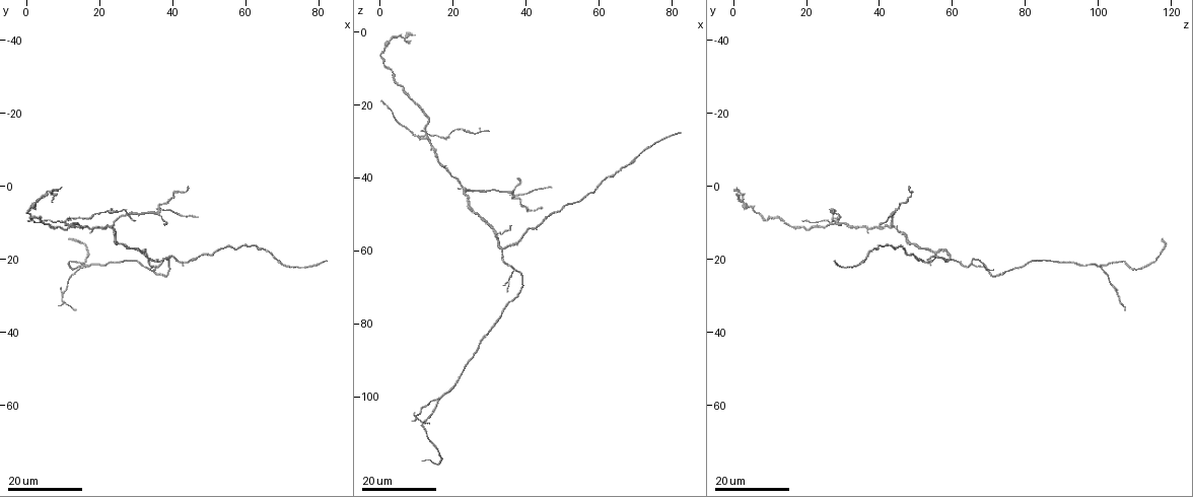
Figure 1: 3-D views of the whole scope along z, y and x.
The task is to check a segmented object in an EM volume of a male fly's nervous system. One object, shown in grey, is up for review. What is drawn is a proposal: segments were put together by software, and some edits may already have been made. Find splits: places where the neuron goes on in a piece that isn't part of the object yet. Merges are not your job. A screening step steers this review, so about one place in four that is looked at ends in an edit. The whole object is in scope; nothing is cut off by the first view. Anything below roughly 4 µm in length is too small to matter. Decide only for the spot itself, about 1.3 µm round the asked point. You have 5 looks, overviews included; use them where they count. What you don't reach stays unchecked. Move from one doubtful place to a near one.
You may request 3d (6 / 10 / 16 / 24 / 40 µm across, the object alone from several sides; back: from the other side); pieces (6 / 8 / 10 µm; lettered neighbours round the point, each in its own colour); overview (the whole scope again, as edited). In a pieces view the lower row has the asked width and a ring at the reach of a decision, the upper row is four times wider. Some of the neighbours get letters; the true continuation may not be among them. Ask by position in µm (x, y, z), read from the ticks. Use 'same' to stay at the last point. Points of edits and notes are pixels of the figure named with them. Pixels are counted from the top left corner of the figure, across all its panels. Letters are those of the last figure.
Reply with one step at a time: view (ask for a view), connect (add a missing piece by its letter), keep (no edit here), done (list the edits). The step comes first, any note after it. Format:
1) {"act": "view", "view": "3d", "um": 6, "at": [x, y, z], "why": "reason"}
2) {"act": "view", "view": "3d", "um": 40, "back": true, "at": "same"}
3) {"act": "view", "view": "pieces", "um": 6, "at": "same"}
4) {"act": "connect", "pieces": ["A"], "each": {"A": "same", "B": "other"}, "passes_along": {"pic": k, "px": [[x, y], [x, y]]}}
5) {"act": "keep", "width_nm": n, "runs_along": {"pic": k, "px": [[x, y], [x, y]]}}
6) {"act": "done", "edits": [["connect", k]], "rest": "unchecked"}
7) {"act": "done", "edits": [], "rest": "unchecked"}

{"act": "view", "view": "3d", "um": 24, "at": [82.5, 21.0, 28.0], "why": "long arm stops here"}

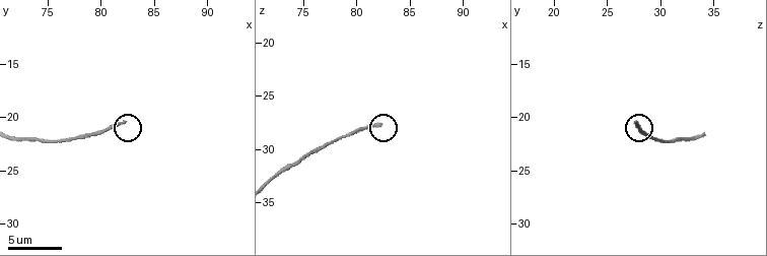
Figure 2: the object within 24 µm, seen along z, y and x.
{"act": "view", "view": "pieces", "um": 10, "at": [82.0, 20.6, 27.6]}

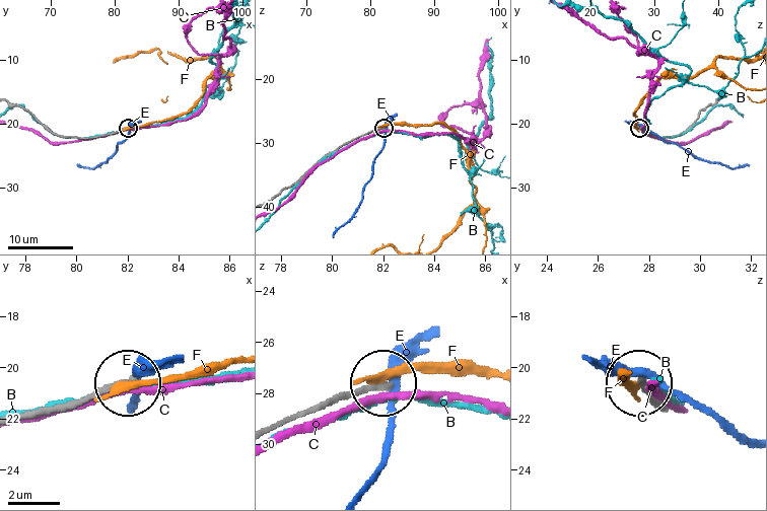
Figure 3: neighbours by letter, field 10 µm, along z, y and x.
{"act": "keep", "each": {"B": "other", "C": "other", "E": "other", "F": "other"}, "runs_along": {"pic": 3, "px": [[276, 429], [378, 383]]}, "found": "no lettered piece goes on from it"}

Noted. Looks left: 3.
{"act": "view", "view": "3d", "um": 24, "at": [0.0, 9.0, 19.0], "why": "end of a long branch"}

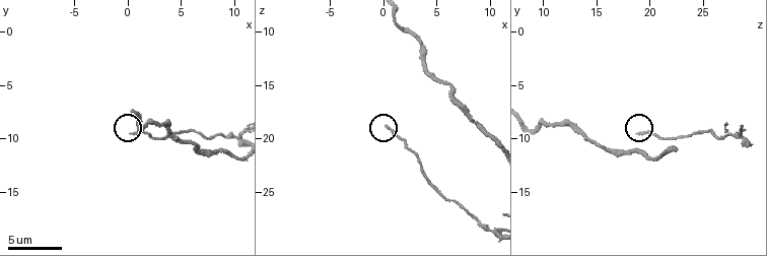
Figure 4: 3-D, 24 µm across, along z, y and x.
{"act": "view", "view": "pieces", "um": 6, "at": [0.2, 9.6, 19.0]}

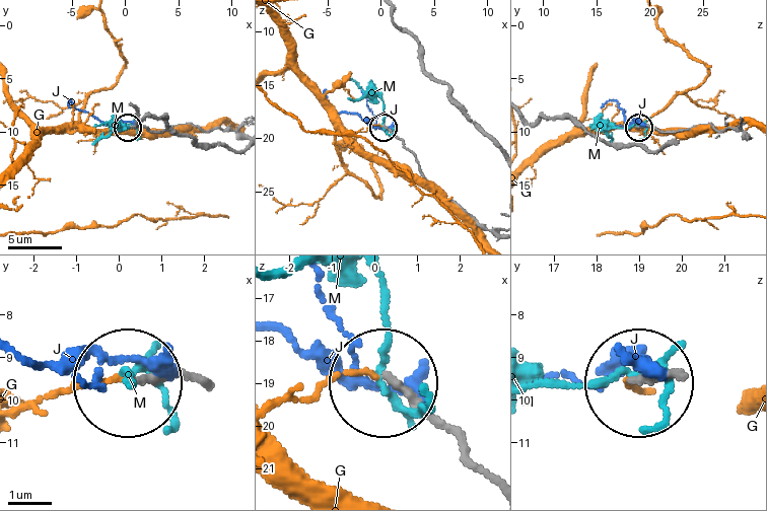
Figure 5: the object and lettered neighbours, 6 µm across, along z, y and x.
{"act": "keep", "each": {"G": "other", "J": "other", "M": "other"}, "runs_along": {"pic": 5, "px": [[494, 473], [389, 386]]}, "found": "none of them fits"}

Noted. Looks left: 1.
{"act": "done", "edits": [], "rest": "unchecked"}

